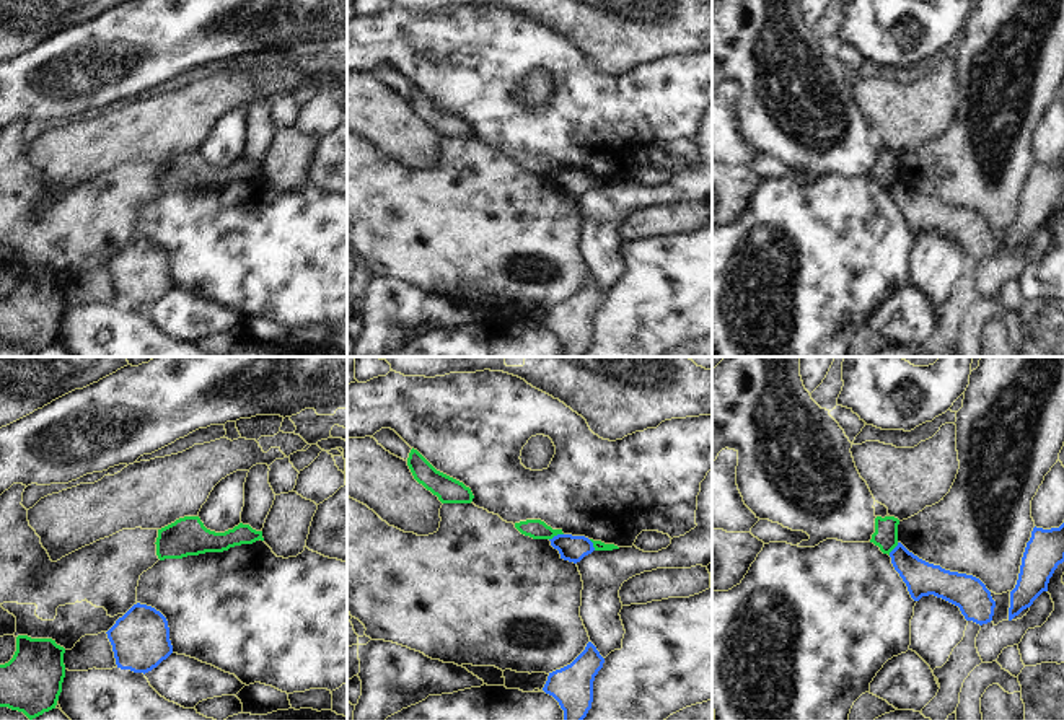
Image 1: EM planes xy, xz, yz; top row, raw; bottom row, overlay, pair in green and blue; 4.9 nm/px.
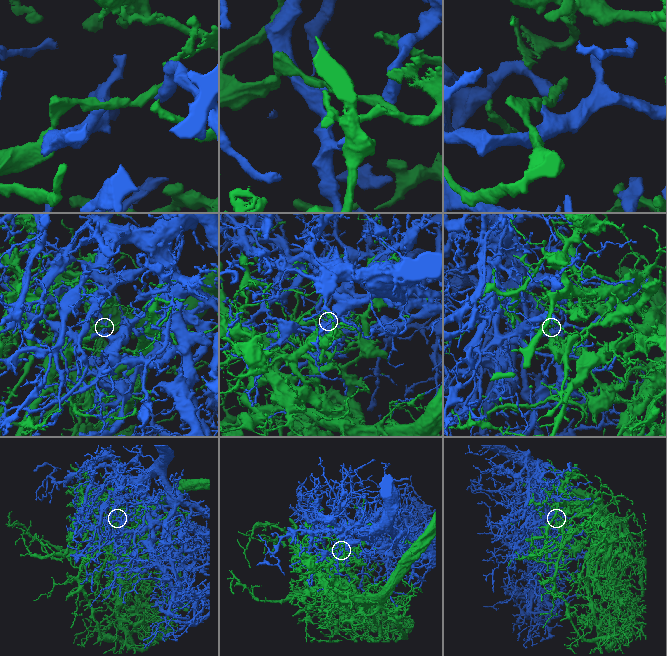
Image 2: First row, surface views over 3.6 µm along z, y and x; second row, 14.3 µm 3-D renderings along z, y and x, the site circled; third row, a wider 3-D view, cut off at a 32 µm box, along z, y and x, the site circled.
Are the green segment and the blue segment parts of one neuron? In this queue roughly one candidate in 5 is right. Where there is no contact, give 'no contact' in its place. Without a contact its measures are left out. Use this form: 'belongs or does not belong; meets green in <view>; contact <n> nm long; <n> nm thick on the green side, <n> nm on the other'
does not belong; meets green in xz; contact 80 nm long; 100 nm thick on the green side, 130 nm on the other

